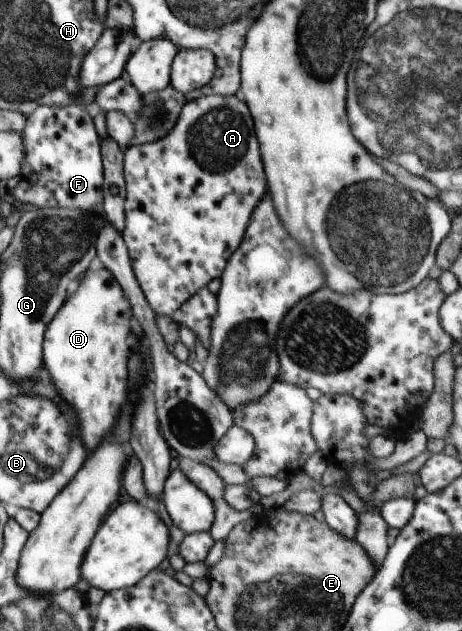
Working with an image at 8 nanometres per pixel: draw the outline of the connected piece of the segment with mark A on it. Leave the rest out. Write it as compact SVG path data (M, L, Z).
M202 95L199 98L195 98L195 100L187 101L181 110L177 124L175 124L175 127L165 138L159 138L157 142L128 146L126 148L124 152L123 176L126 188L124 207L125 230L123 230L121 236L123 236L125 246L127 246L133 274L135 274L135 279L147 303L156 315L172 317L179 309L179 306L182 306L189 298L198 294L199 290L206 288L212 280L223 275L223 270L227 267L231 254L239 248L239 244L241 244L245 237L251 214L254 214L254 210L259 206L259 202L267 196L268 184L265 178L263 160L261 160L261 154L259 154L259 142L257 142L253 120L251 120L251 114L249 114L245 102L241 102L235 95Z

